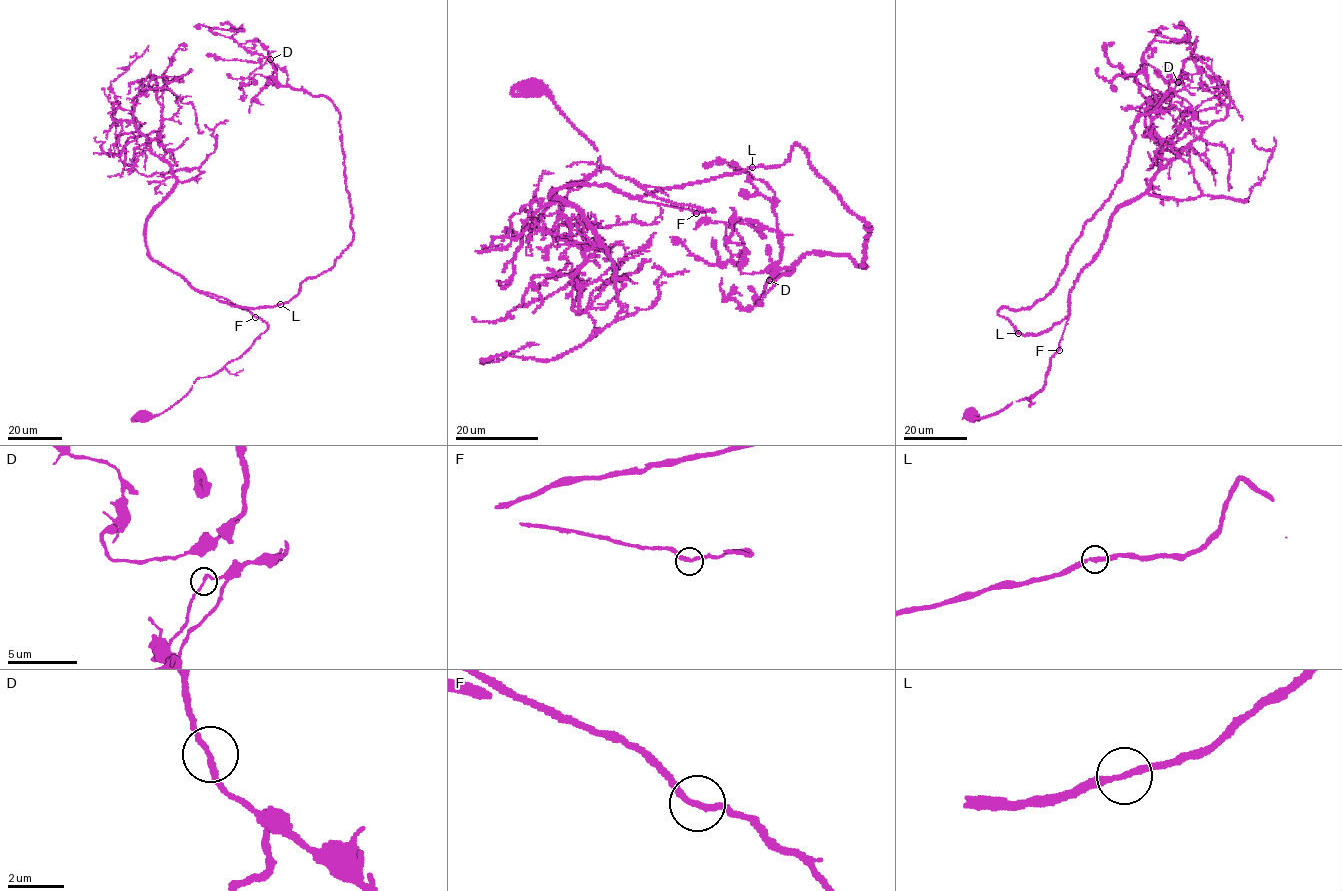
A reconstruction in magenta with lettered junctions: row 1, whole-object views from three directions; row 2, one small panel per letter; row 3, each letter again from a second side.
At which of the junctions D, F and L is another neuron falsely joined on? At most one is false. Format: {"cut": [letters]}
{"cut": []}

